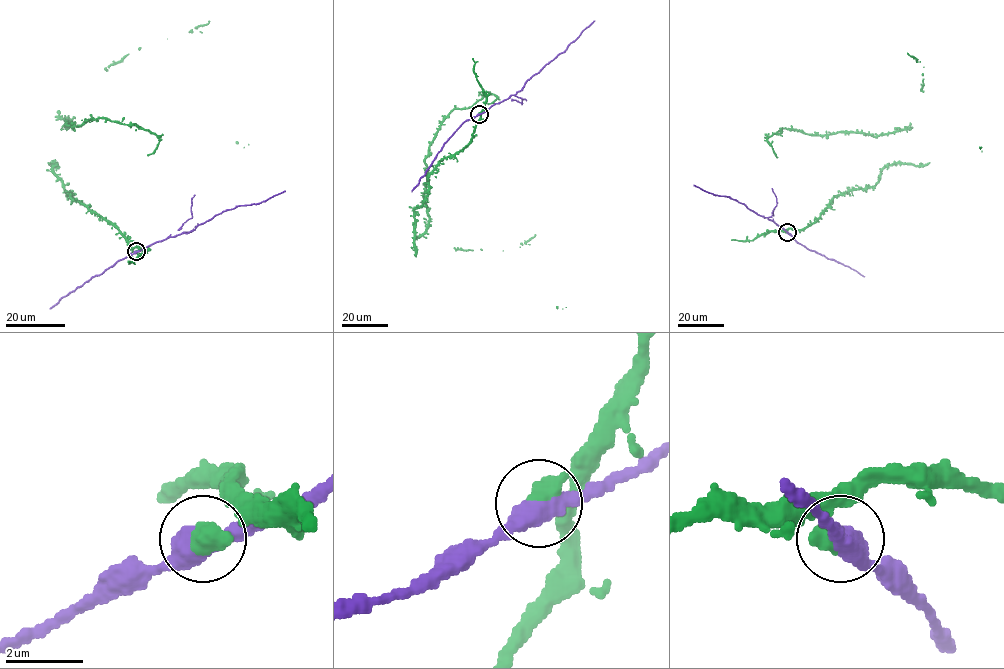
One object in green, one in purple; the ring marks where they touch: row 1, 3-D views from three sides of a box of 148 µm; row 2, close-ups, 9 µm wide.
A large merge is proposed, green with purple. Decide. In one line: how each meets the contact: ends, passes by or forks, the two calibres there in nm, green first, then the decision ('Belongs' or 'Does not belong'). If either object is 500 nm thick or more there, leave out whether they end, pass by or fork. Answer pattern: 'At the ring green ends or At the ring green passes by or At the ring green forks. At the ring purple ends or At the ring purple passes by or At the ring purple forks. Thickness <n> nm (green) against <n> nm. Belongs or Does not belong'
Thickness 550 nm (green) against 440 nm. Does not belong

